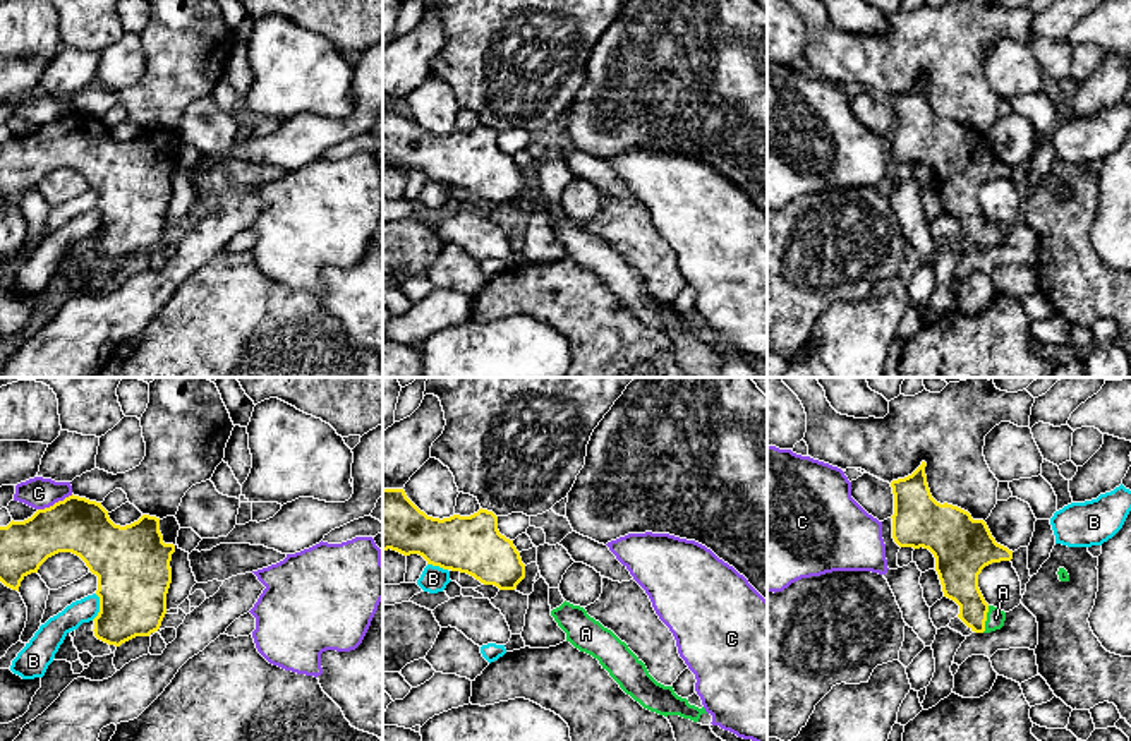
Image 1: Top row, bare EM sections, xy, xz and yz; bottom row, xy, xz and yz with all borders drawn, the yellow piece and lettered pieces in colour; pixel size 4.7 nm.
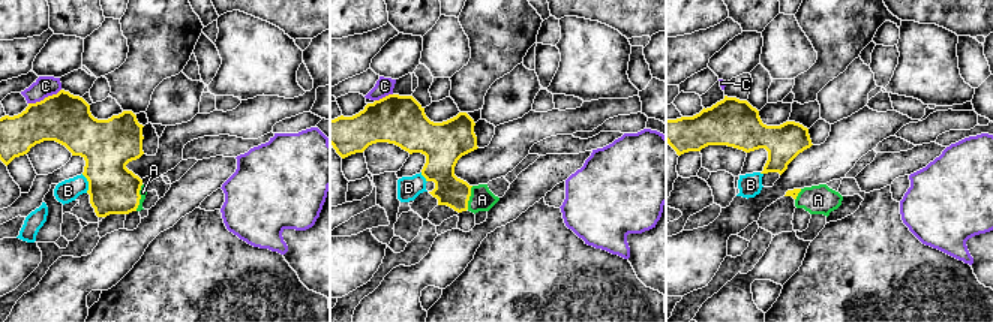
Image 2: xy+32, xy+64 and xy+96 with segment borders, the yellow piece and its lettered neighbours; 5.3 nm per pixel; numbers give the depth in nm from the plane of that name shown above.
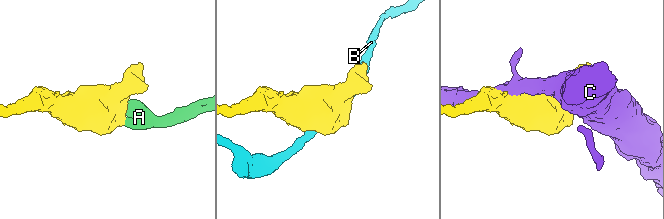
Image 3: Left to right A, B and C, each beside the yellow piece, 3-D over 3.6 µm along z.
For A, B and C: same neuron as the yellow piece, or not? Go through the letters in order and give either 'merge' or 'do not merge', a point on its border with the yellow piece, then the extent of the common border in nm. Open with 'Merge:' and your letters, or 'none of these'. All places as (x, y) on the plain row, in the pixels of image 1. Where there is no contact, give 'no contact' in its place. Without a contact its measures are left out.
Merge: A
A: merge | yz (985, 235) | 130 nm
B: do not merge | xy (100, 223) | 130 nm
C: do not merge | xy (55, 119) | 180 nm

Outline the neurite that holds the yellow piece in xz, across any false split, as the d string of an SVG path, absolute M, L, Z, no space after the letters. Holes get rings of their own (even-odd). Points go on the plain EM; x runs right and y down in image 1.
M383 105L383 166L419 170L427 180L460 187L484 201L515 206L525 180L513 156L498 146L498 132L479 125L470 132L432 134L403 105Z

